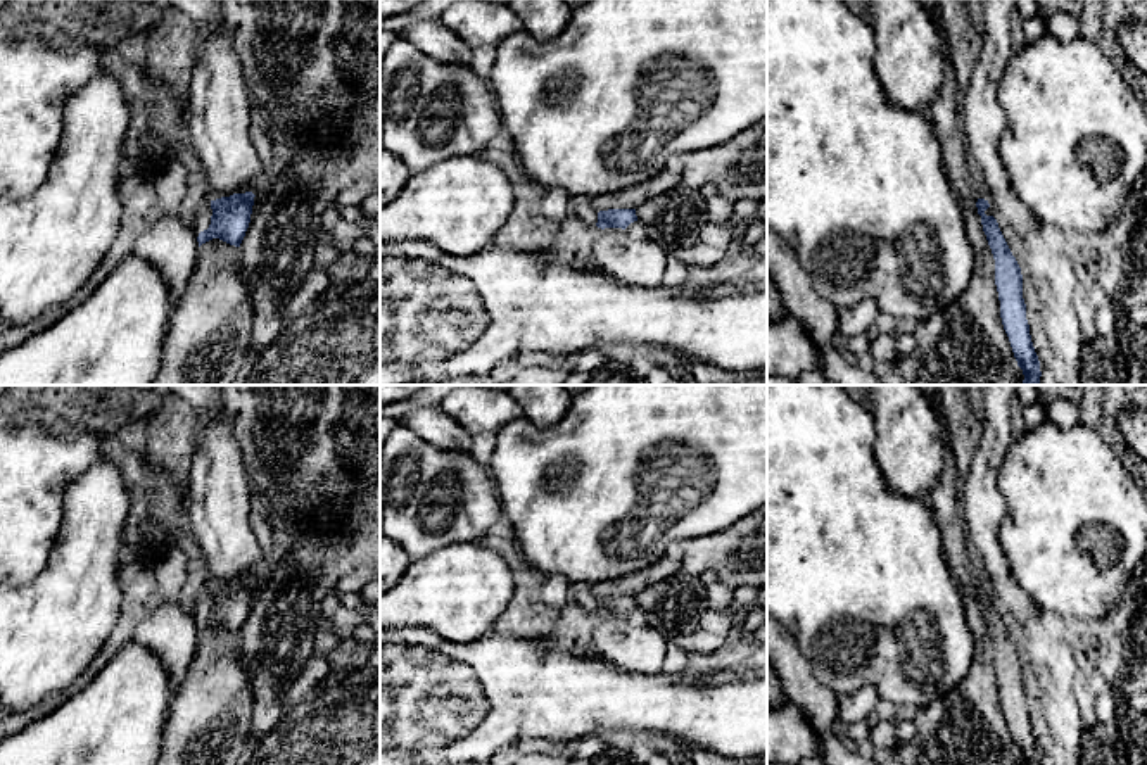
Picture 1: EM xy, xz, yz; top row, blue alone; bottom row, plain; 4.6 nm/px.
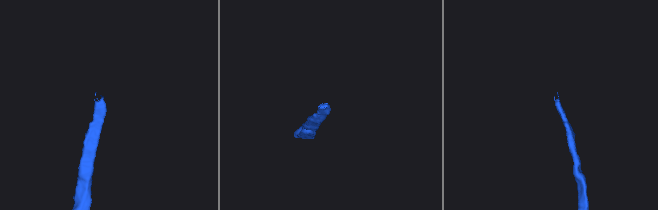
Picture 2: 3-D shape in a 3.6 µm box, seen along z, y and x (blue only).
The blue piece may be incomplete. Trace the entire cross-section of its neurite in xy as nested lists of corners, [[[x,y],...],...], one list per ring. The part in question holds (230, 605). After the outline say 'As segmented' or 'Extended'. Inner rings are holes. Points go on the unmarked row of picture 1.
[[[233,580],[211,587],[193,606],[192,616],[199,634],[212,625],[240,634],[250,610],[254,580]]]. Extended

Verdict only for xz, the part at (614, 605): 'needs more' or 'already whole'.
needs more

